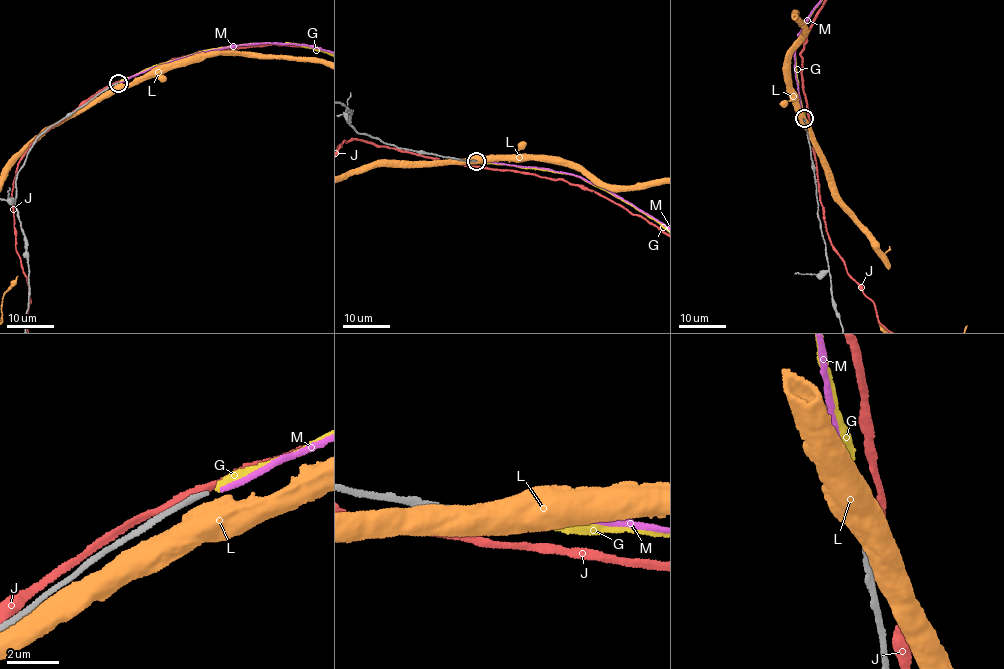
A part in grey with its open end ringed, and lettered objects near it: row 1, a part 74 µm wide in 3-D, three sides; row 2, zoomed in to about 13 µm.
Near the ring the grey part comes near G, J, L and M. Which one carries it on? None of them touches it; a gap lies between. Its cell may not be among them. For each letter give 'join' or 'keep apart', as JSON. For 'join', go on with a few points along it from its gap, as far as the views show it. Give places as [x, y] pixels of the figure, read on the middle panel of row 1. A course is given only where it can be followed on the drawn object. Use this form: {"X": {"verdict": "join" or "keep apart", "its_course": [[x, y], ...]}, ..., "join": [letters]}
{"G": {"verdict": "keep apart"}, "J": {"verdict": "keep apart"}, "L": {"verdict": "keep apart"}, "M": {"verdict": "join"}, "join": ["M"]}

